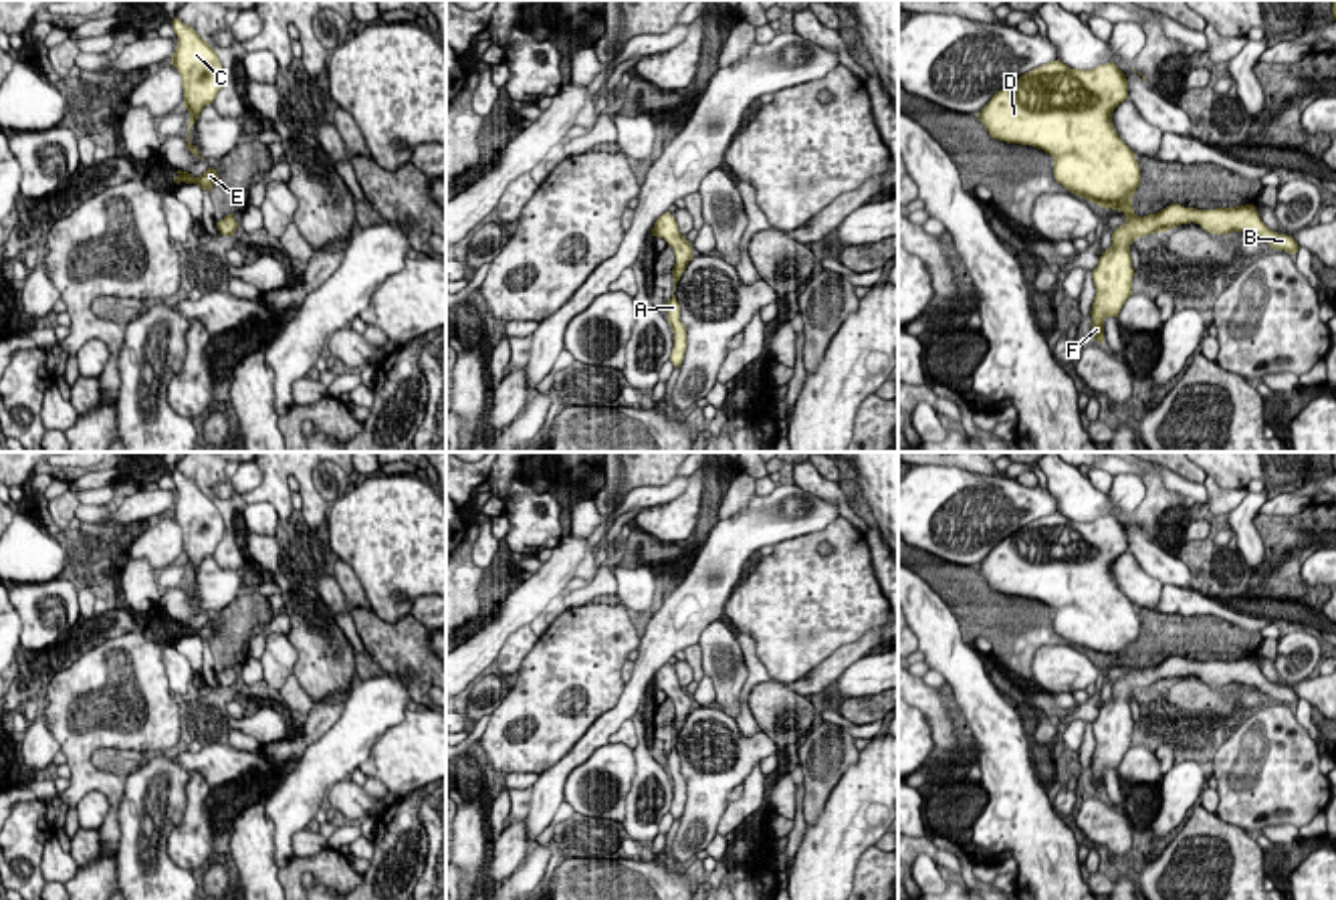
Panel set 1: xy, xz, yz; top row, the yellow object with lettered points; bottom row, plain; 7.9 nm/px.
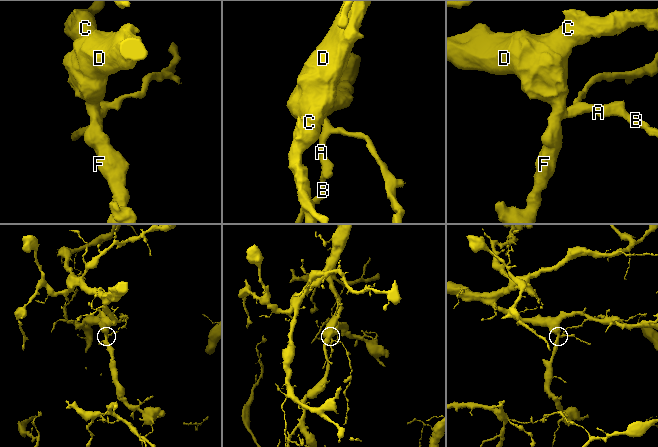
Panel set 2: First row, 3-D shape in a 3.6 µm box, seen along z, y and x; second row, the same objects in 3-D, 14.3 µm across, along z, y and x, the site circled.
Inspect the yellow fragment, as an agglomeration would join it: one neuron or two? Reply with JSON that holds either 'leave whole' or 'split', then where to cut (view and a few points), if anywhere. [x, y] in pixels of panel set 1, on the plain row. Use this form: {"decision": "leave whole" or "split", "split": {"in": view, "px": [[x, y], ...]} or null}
{"decision": "leave whole", "split": null}

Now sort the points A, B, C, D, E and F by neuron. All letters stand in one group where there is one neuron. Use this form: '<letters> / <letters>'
A B C D E F

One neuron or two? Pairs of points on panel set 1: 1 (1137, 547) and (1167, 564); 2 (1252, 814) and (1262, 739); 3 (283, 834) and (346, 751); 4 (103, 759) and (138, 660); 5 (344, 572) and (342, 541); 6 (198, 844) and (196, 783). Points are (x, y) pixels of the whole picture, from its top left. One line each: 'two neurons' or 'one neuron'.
1: one neuron
2: one neuron
3: one neuron
4: two neurons
5: two neurons
6: one neuron

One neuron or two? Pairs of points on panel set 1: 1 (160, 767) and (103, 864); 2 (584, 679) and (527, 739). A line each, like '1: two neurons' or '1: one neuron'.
1: two neurons
2: one neuron

